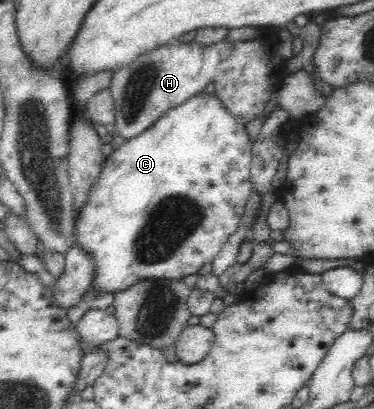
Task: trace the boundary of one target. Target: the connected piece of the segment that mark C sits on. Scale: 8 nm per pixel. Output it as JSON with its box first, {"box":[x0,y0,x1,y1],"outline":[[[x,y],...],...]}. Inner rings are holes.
{"box":[52,91,253,308],"outline":[[[205,91],[198,92],[196,96],[188,98],[178,106],[167,110],[162,117],[143,134],[130,138],[125,141],[120,148],[114,149],[114,152],[105,160],[96,184],[92,186],[90,194],[88,194],[88,204],[82,207],[79,217],[75,220],[75,229],[77,230],[77,244],[74,245],[65,256],[66,270],[59,279],[55,280],[52,287],[54,300],[62,308],[70,308],[70,306],[80,305],[82,303],[82,294],[89,289],[96,292],[116,292],[116,290],[126,290],[128,286],[132,286],[138,280],[144,278],[162,278],[168,280],[182,280],[185,276],[198,274],[202,266],[211,263],[214,257],[220,252],[220,249],[229,236],[232,236],[238,226],[240,219],[246,210],[251,188],[251,145],[253,142],[245,130],[245,125],[228,112],[228,109],[220,102],[217,94],[208,94]]]}

